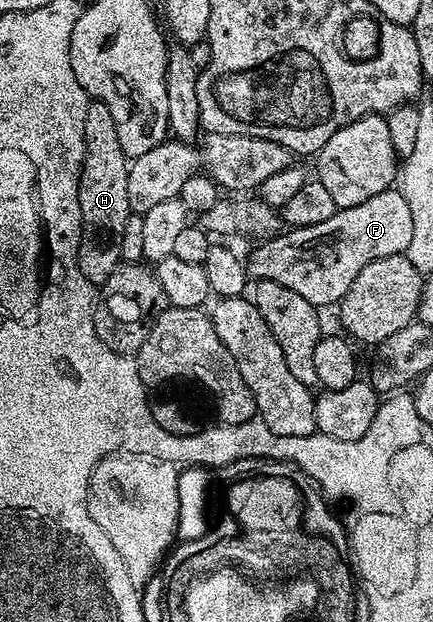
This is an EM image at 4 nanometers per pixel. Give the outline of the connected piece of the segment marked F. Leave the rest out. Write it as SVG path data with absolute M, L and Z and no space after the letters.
M391 188L372 196L372 200L364 200L364 204L335 209L334 214L320 224L296 226L266 242L257 243L250 259L245 259L244 269L251 279L254 278L258 282L275 282L284 284L284 288L292 288L292 292L304 296L304 300L308 300L308 304L316 308L334 308L341 303L348 288L352 288L352 280L356 280L356 276L360 276L360 271L368 268L372 260L384 260L384 256L405 254L408 244L412 244L412 212L401 189Z

